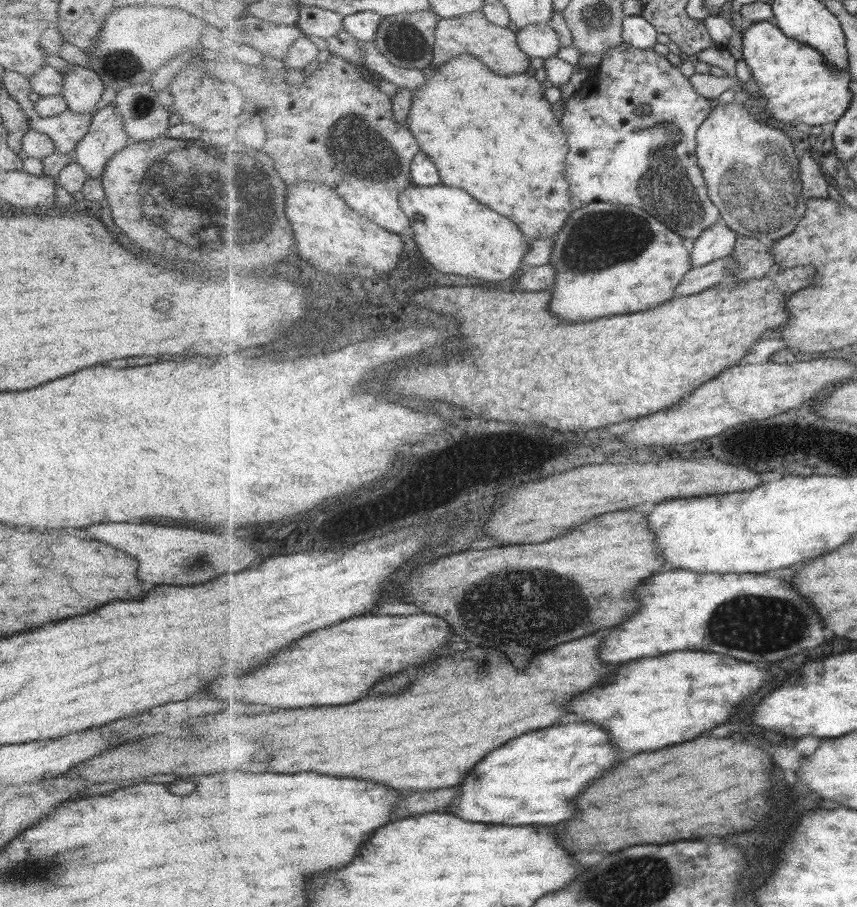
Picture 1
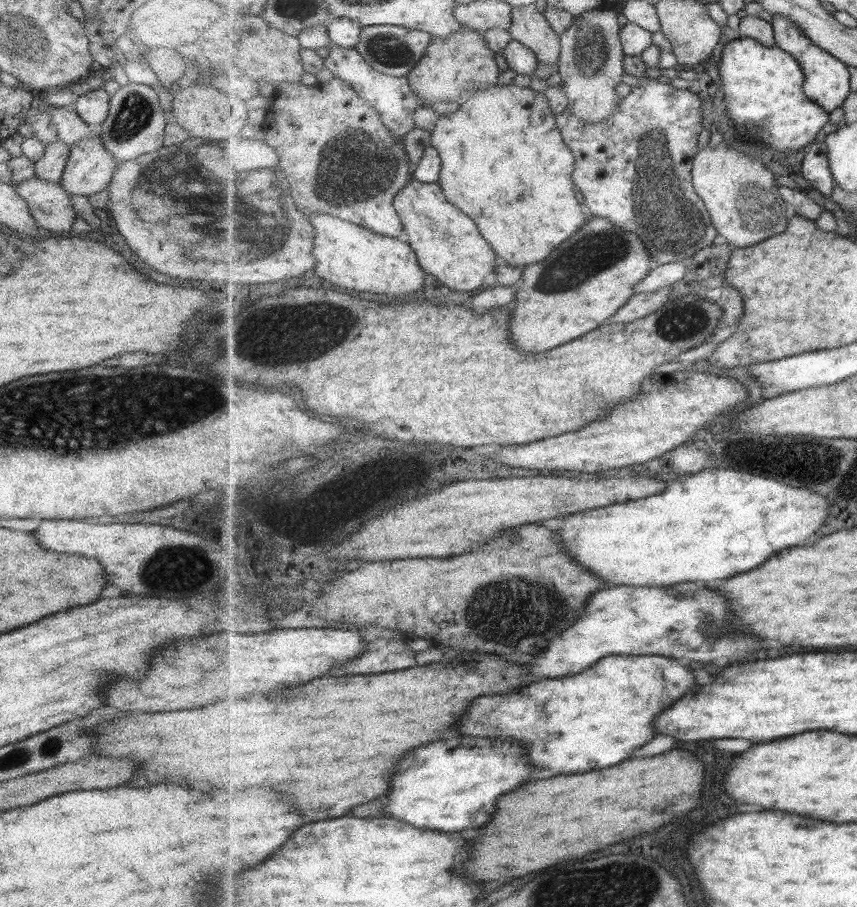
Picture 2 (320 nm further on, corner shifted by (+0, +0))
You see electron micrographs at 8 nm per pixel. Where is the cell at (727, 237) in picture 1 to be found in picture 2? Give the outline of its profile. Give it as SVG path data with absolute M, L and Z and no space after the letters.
M687 261L671 262L669 264L654 263L646 278L636 284L636 292L646 294L647 292L657 292L661 288L672 286L684 277L687 272Z

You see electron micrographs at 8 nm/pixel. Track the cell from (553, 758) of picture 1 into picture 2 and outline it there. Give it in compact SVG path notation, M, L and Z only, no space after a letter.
M455 736L443 742L433 742L409 752L409 756L405 756L395 768L393 792L389 788L384 798L387 800L384 806L385 816L409 822L417 828L429 828L441 832L461 832L467 828L479 828L493 818L497 798L523 784L527 776L531 776L533 772L535 770L523 758L521 744L505 738L489 740L489 738L475 738L475 736L467 736L467 738Z

